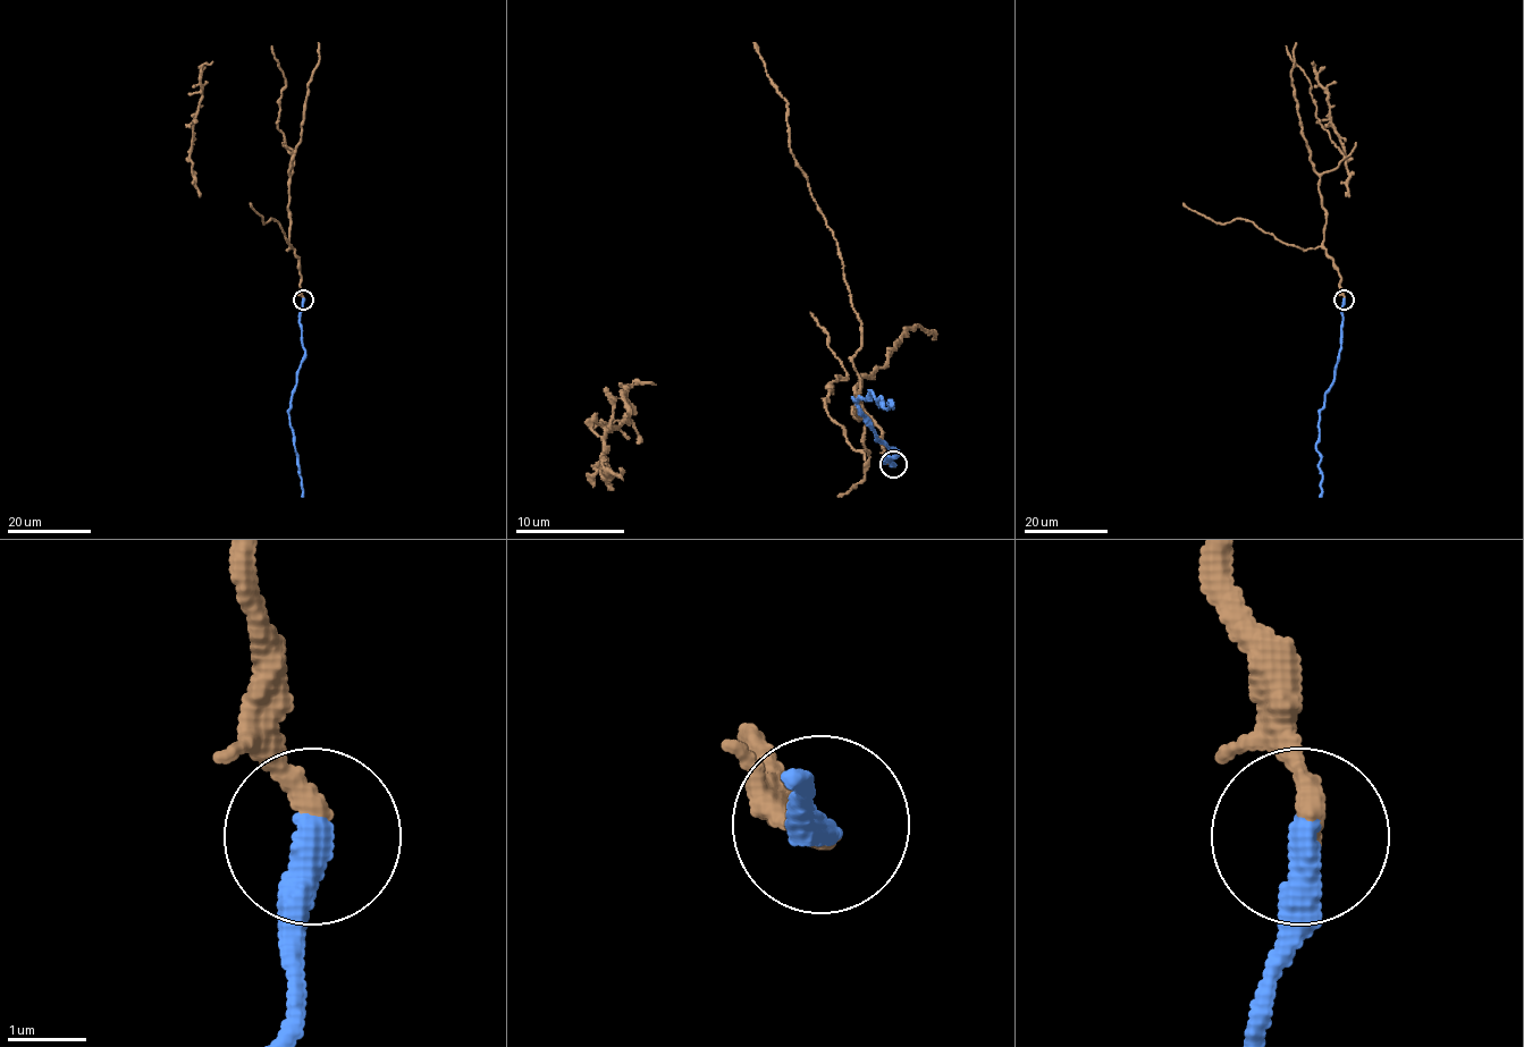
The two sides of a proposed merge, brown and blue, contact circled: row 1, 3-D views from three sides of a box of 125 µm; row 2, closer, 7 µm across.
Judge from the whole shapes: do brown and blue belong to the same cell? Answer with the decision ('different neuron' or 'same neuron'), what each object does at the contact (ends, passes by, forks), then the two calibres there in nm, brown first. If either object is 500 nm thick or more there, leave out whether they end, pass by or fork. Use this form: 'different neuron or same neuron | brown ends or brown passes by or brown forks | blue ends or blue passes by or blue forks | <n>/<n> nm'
same neuron | brown ends | blue ends | 300/400 nm

